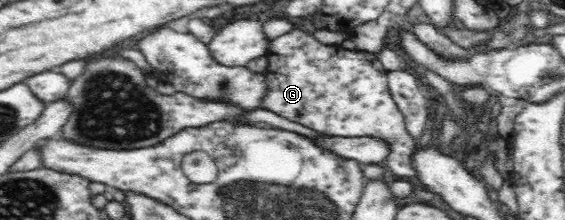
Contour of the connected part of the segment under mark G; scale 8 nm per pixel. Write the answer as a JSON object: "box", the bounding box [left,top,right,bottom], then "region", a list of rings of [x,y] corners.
{"box":[261,29,418,177],"region":[[[296,29],[287,35],[276,37],[269,44],[266,55],[268,66],[265,76],[268,82],[268,92],[265,94],[261,108],[267,109],[289,119],[301,123],[309,129],[319,131],[323,136],[331,137],[383,137],[391,141],[388,155],[389,169],[395,177],[418,177],[413,168],[414,151],[418,149],[417,140],[405,129],[403,114],[388,86],[387,70],[377,58],[377,54],[347,50],[337,45],[326,45],[319,42],[306,30]]]}

